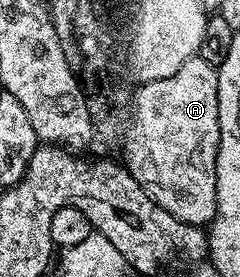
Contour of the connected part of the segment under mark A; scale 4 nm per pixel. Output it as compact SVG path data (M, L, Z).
M200 55L178 66L170 78L149 80L133 95L132 117L123 137L122 164L162 210L187 224L211 225L216 216L218 126L217 69Z

